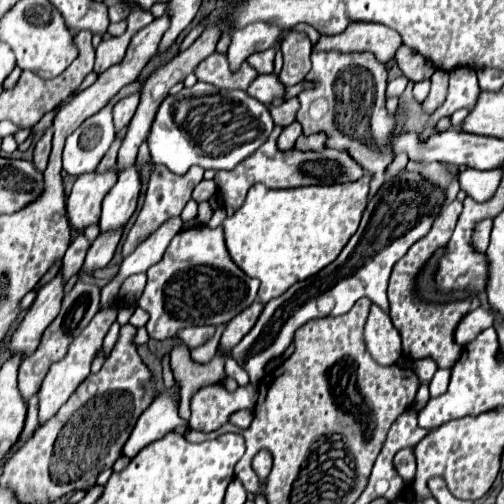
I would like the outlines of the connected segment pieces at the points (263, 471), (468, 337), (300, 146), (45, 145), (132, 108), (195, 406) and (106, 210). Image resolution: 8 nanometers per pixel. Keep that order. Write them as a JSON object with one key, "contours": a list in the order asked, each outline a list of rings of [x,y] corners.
{"contours":[[[[260,450],[260,452],[254,456],[254,460],[252,460],[252,468],[254,468],[254,472],[258,474],[260,482],[264,484],[266,478],[268,478],[268,474],[270,474],[270,468],[272,468],[272,454],[270,454],[268,450]]],[[[476,308],[472,310],[468,316],[464,316],[464,320],[458,324],[456,328],[456,342],[466,346],[470,344],[482,330],[490,328],[494,322],[494,314],[490,310],[484,308]]],[[[314,132],[314,134],[310,134],[310,136],[302,134],[302,136],[299,136],[297,139],[295,148],[304,152],[320,152],[320,150],[326,150],[326,148],[328,148],[326,142],[328,142],[328,136],[326,136],[324,132]]],[[[52,128],[44,132],[44,136],[38,140],[34,148],[34,166],[38,172],[44,172],[48,156],[50,156],[50,148],[52,148]]],[[[138,92],[122,98],[120,102],[114,104],[112,108],[112,116],[114,116],[114,128],[116,132],[124,130],[128,126],[128,122],[132,120],[134,112],[136,112],[136,106],[138,106]]],[[[212,384],[202,388],[192,396],[192,416],[190,416],[190,428],[212,432],[224,422],[228,422],[228,416],[242,408],[254,408],[258,398],[258,388],[254,384],[240,386],[236,392],[228,392],[220,384]]],[[[132,166],[118,174],[116,186],[112,188],[112,192],[108,192],[108,196],[102,202],[100,232],[124,228],[124,224],[136,210],[138,194],[140,194],[140,176]]]]}

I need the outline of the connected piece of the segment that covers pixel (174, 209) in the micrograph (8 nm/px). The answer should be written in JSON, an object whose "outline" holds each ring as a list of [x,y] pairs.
{"outline":[[[156,164],[154,170],[152,170],[152,176],[148,180],[148,194],[144,198],[144,206],[134,222],[134,226],[130,228],[128,236],[126,236],[126,242],[122,246],[122,256],[128,256],[132,254],[132,250],[142,242],[146,240],[160,224],[164,224],[166,220],[174,218],[174,216],[180,216],[182,208],[186,206],[186,202],[192,198],[192,190],[194,186],[202,180],[202,174],[204,170],[200,166],[192,166],[184,176],[176,176],[174,172],[168,172],[168,168],[164,168],[162,164]]]}

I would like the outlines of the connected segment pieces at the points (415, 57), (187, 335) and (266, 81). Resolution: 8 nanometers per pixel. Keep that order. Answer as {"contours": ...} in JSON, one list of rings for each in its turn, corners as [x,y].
{"contours":[[[[408,46],[398,48],[394,60],[398,62],[398,66],[404,72],[404,76],[408,80],[412,80],[412,82],[426,80],[426,78],[430,78],[436,72],[436,66],[430,60],[426,60],[424,56],[420,56],[416,50],[412,50]]],[[[196,326],[196,328],[184,328],[184,332],[180,332],[178,338],[182,338],[184,344],[188,344],[190,348],[198,348],[206,344],[214,336],[214,332],[216,328],[212,326]]],[[[262,74],[252,82],[248,94],[264,104],[272,104],[274,98],[284,98],[286,86],[280,82],[276,74]]]]}

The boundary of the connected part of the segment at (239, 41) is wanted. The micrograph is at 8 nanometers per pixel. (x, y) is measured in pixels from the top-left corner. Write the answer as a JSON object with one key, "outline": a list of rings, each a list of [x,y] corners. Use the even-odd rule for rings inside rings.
{"outline":[[[254,22],[248,24],[244,28],[240,28],[240,32],[232,32],[232,42],[228,48],[228,64],[230,70],[236,72],[240,70],[242,62],[254,54],[254,52],[262,52],[270,46],[274,46],[282,36],[282,28],[276,28],[272,24],[264,24],[264,22]]]}

